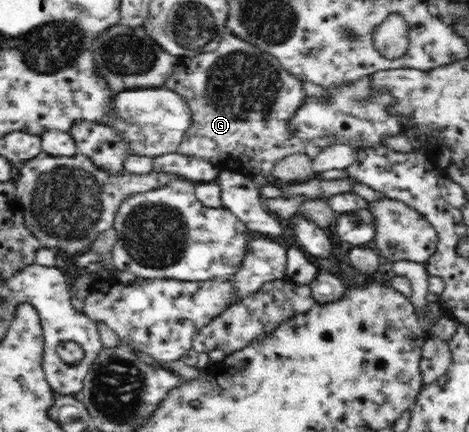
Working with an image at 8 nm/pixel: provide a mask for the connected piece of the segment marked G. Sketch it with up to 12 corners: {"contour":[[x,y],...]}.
{"contour":[[226,32],[164,85],[190,125],[177,152],[272,179],[304,153],[302,82]]}

